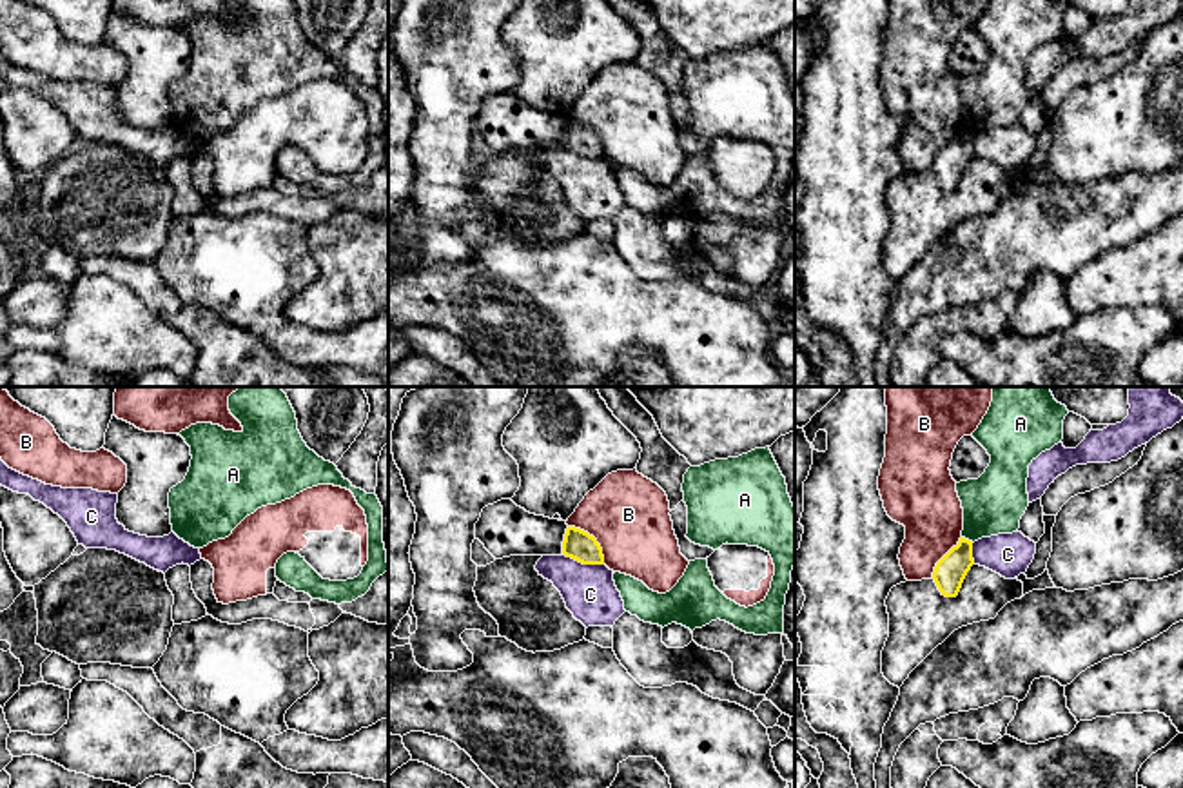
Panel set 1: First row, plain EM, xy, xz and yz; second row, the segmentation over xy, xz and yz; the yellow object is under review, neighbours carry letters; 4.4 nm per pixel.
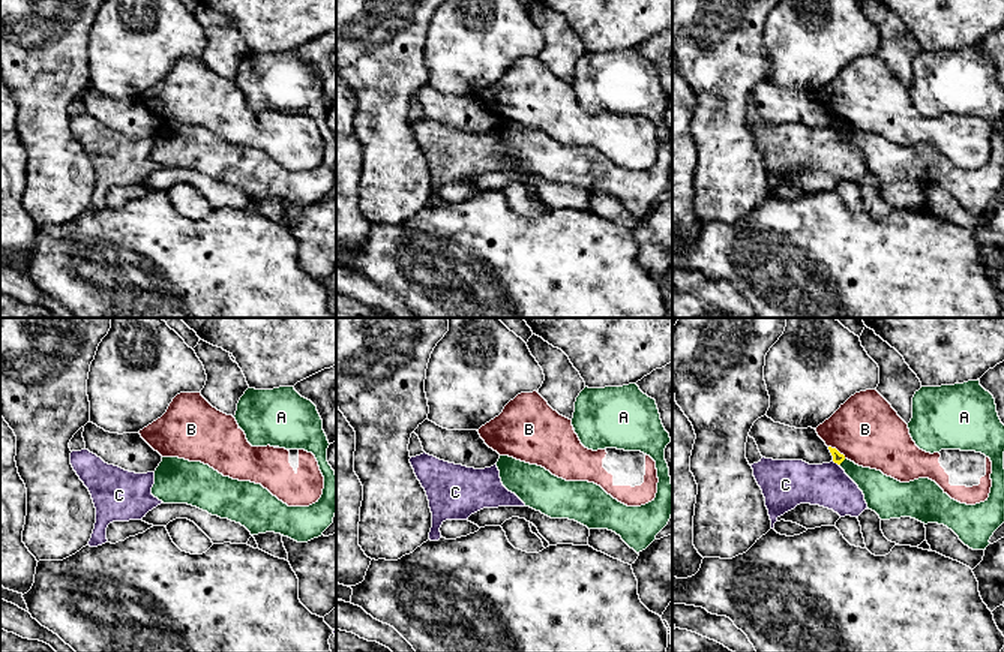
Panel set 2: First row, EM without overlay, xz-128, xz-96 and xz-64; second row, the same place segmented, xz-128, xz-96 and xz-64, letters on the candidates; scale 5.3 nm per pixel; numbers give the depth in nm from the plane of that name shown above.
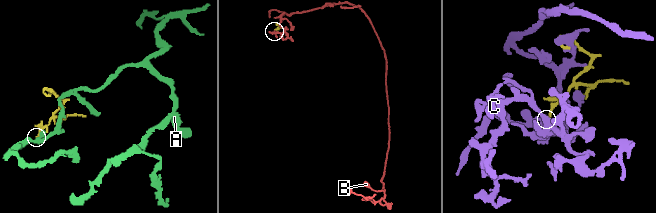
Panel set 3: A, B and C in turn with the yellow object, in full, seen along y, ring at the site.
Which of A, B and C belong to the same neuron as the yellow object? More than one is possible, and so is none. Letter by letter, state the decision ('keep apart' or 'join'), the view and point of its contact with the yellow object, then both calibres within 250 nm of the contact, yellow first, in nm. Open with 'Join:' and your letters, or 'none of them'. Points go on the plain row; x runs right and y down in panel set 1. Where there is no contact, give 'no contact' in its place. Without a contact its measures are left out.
Join: none of them
A: keep apart; meets yellow in yz at (967, 133); 140 nm thick on the yellow side, 260 nm on the other
B: keep apart; meets yellow in xz at (594, 131); 140 nm thick on the yellow side, 360 nm on the other
C: keep apart; meets yellow in xz at (585, 157); 140 nm thick on the yellow side, 240 nm on the other

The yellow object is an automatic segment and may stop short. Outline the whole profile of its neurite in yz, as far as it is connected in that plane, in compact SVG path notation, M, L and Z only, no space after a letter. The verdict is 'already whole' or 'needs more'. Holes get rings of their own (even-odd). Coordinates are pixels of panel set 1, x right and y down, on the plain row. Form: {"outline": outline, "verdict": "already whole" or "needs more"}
{"outline": "M960 131L958 138L936 156L933 165L933 172L942 189L956 191L973 158L973 134Z", "verdict": "already whole"}

